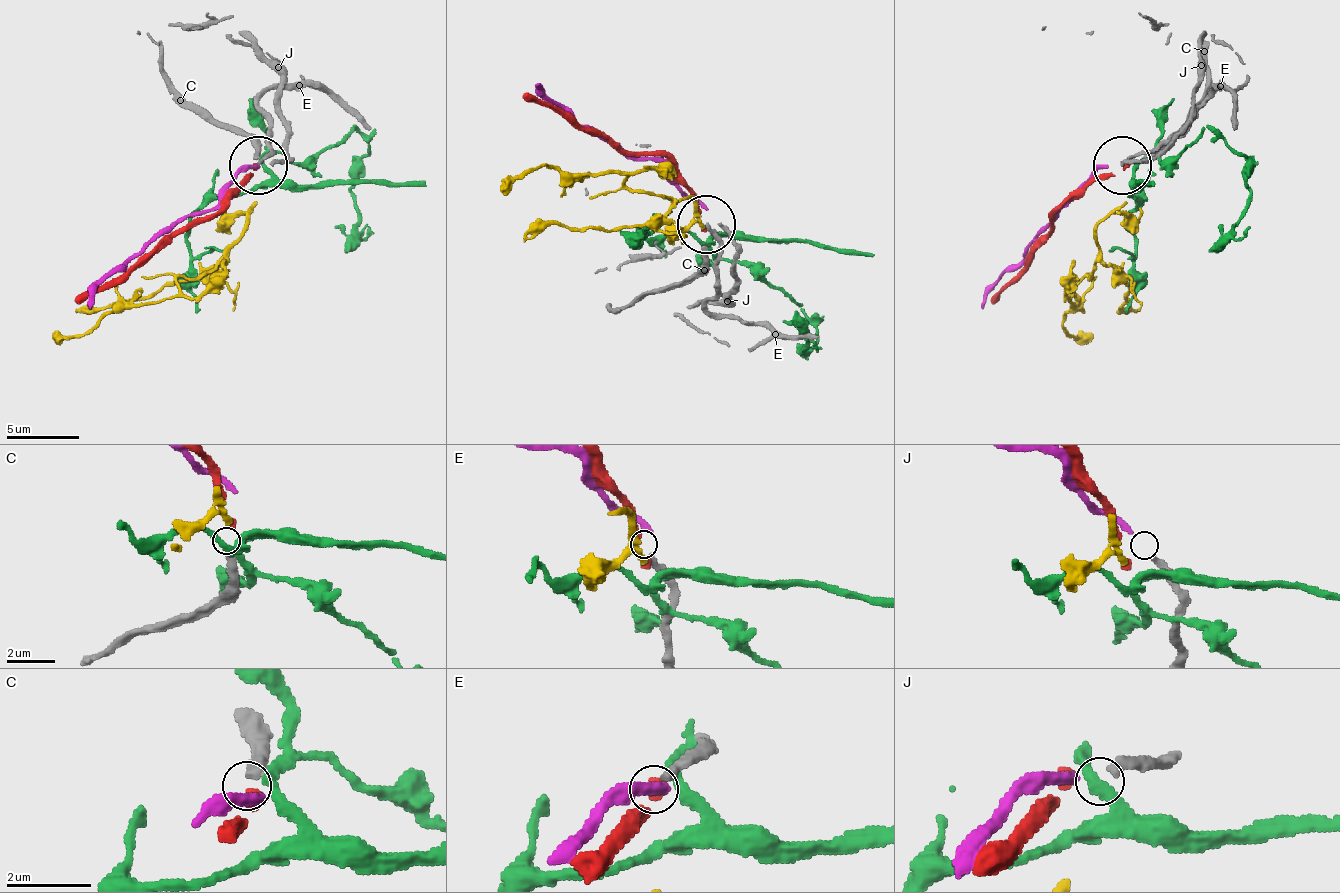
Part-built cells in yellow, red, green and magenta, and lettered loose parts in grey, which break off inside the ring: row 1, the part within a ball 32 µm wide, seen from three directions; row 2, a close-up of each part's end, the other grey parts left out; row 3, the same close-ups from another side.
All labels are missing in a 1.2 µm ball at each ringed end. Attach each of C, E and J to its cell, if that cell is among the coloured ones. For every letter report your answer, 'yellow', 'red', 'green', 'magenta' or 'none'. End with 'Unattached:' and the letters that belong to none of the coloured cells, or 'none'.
C: red
E: magenta
J: none
Unattached: J

